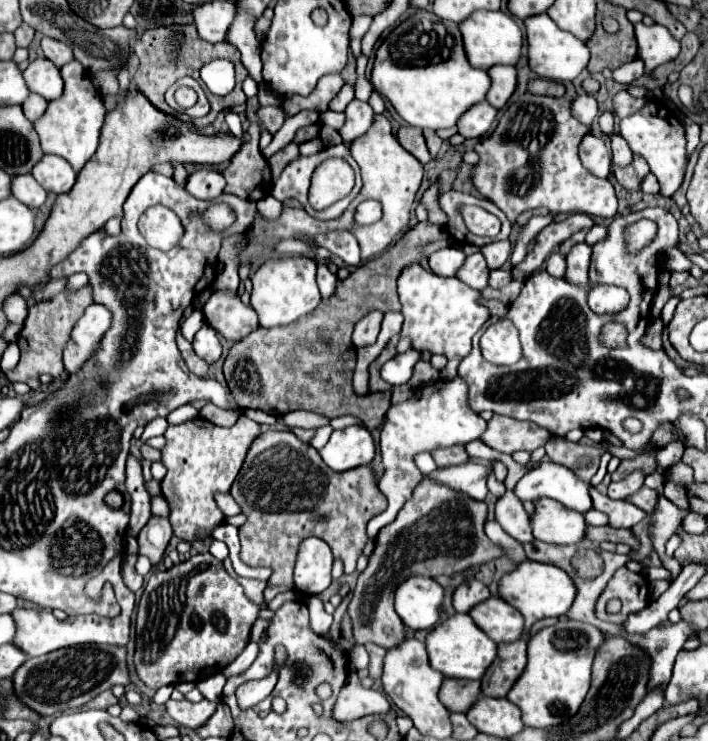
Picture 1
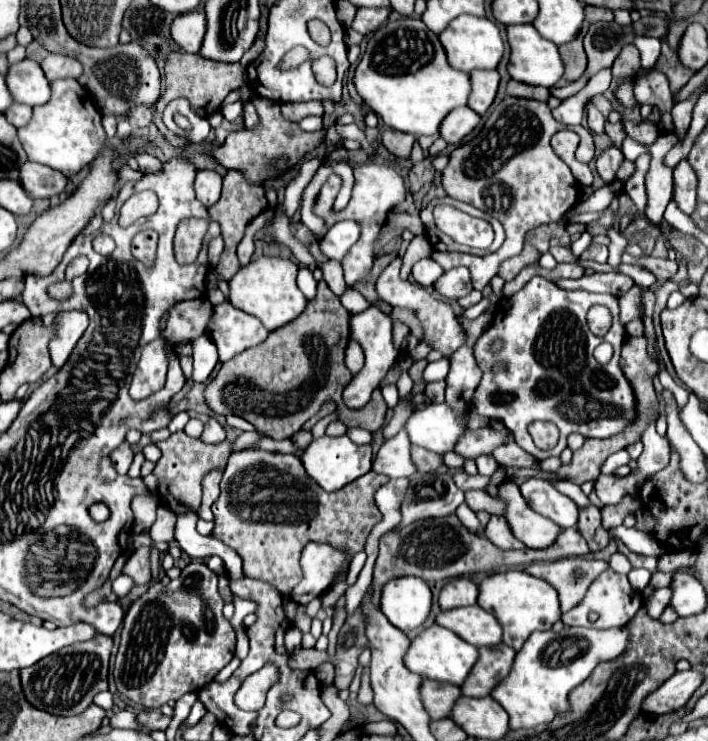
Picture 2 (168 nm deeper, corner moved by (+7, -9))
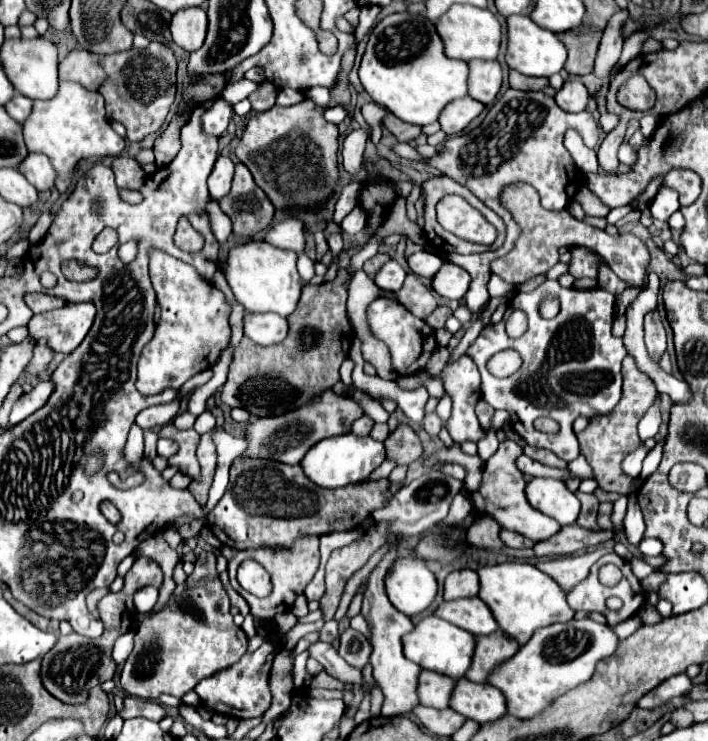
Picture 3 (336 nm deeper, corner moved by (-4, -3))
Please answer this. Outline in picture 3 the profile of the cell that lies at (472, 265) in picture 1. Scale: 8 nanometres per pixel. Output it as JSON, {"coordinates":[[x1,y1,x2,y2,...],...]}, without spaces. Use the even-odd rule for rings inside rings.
{"coordinates":[[443,263,443,267,437,271,437,275,431,279,431,287,445,299,463,299,467,289,471,285,471,277,461,267,455,267,451,263]]}

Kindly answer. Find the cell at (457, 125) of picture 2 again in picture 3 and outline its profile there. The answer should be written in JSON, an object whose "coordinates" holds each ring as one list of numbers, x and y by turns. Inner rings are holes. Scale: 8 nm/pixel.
{"coordinates":[[463,97,463,99,455,99,453,103,447,103,447,107,441,111,441,119,439,125,447,135,457,135,459,131,463,131,481,111,485,109,483,103,471,99,471,97]]}

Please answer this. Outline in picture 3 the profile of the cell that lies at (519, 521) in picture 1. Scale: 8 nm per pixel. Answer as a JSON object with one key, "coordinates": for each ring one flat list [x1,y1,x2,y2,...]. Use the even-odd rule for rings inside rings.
{"coordinates":[[501,531,499,537,501,537,501,541,503,541,507,547,523,549,523,547,533,547,533,545,535,545,531,539,523,537,523,535,519,535,519,533,511,533,511,531]]}

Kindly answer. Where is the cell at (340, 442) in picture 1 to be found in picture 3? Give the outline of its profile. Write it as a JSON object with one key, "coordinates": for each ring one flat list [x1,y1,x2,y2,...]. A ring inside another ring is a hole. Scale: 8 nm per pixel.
{"coordinates":[[347,433,347,435,337,435,335,439,323,439,323,443,311,447,311,451,307,451,307,455,301,461,301,467,303,473,315,485,323,489,337,489,337,487,365,481,383,461,385,461,383,443,371,437,357,437,353,433]]}

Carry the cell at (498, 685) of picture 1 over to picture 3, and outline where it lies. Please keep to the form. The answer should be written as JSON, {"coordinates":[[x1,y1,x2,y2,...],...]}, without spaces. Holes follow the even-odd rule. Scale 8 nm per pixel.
{"coordinates":[[499,629,489,635,475,635,475,653,465,677,475,683,485,683,493,667,513,657,517,649,519,643,515,643,515,639,511,639,507,633]]}

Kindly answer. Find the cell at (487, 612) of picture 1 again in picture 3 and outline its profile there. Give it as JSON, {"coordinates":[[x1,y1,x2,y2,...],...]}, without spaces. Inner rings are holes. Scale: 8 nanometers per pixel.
{"coordinates":[[479,597,443,601,435,613,437,617,461,629,467,629,473,635,489,635,497,631,497,623,491,615,491,609]]}

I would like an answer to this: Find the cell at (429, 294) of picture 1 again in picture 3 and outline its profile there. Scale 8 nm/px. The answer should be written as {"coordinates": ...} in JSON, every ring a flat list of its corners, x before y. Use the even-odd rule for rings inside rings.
{"coordinates":[[387,261,379,271,377,271,377,275,375,275,375,279,373,279,383,291,391,291,391,293,395,293,395,291,399,291,401,289,401,285,403,285,403,281,405,281,405,271,403,271,403,267,397,263,397,261]]}

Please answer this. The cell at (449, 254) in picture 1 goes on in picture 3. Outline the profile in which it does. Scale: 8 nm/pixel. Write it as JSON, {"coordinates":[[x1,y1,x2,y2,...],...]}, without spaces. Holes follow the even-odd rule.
{"coordinates":[[419,251,419,253,413,253,413,255,407,257,407,265,415,275,431,279,439,271,439,267,443,265,443,259,439,255,435,255,435,253]]}

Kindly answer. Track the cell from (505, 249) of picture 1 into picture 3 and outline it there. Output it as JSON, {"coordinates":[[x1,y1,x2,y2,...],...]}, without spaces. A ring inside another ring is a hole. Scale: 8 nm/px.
{"coordinates":[[507,89,487,111,483,123,465,133,465,135,455,135,449,137,443,147,433,155,433,157,421,157,411,145,399,143,393,147,393,151,405,159,411,161,425,161,431,167,437,167,443,175,455,179,459,185,465,185,471,189,475,197,479,197,489,209,493,209,505,223,507,235,505,243,495,249,477,253,477,255,457,255,449,253,446,260,463,267,471,275,471,287,465,295,467,307,471,313,477,313,489,299,487,293,487,281,491,277,491,259,497,259,511,251,515,239,519,237,519,227,515,227,515,221,499,203,499,193,501,189,511,183,511,181,525,181,531,183,541,197,541,205,551,211,561,211,569,205,569,201,575,197,583,173,575,167,575,161,571,159,569,151,563,147,563,135,567,129,575,131,599,131,597,121,591,117,591,113,581,111,581,113,567,113,563,111,553,97,545,93,533,93,533,91,517,91,517,89]]}

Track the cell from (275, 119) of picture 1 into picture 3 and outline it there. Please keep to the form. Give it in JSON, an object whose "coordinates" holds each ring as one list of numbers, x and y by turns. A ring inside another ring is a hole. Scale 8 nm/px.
{"coordinates":[[263,81,257,85,257,89,247,97,251,101,253,111,267,111,275,105,275,97,277,97,277,87,269,81]]}

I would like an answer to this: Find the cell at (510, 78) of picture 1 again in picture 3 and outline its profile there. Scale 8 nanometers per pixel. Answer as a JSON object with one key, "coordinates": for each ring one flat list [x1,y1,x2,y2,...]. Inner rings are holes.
{"coordinates":[[471,59,469,63,469,95,485,105,489,105,495,95,501,89,501,67,497,61,483,61,483,59]]}

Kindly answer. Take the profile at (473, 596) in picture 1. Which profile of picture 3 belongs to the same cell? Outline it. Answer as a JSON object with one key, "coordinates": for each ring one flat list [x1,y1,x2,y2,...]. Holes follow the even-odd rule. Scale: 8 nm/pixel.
{"coordinates":[[471,569,453,571,447,575,443,585,443,599,461,599,461,597,475,597,479,593,479,577]]}

